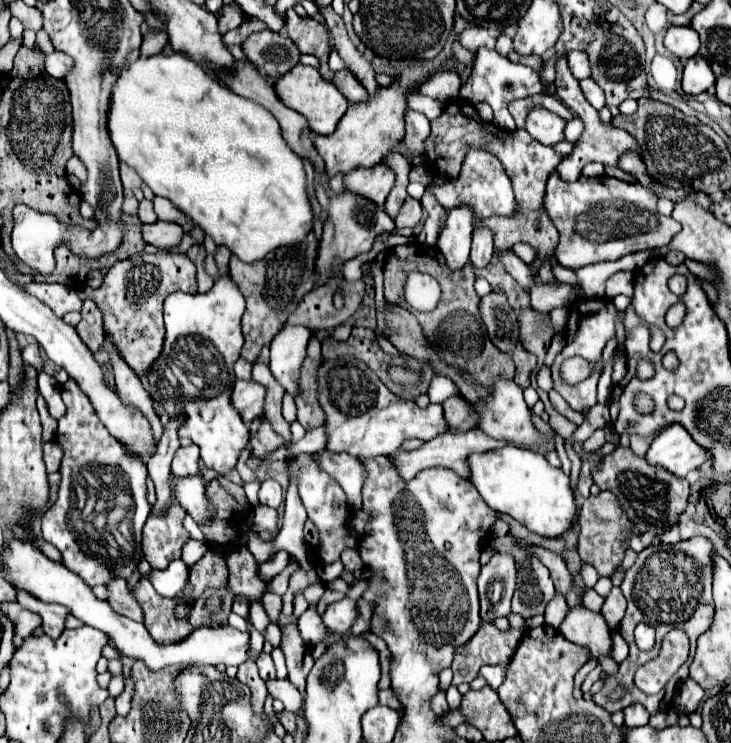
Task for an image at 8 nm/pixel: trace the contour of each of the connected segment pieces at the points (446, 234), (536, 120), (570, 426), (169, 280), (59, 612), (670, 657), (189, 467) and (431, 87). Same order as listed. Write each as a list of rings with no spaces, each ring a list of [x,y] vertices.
[[[469,203],[449,209],[447,225],[439,237],[439,251],[445,255],[451,269],[459,269],[469,261],[473,219],[475,215]]]
[[[533,109],[533,113],[529,113],[527,117],[525,129],[529,131],[531,137],[541,141],[543,145],[555,145],[563,141],[565,121],[559,115],[549,113],[547,109]]]
[[[531,377],[531,387],[539,393],[539,399],[545,403],[545,411],[549,413],[549,425],[553,427],[553,431],[557,431],[559,435],[563,435],[563,439],[569,439],[571,435],[573,435],[573,431],[575,431],[575,423],[571,423],[571,421],[567,421],[563,415],[559,415],[555,409],[553,409],[553,405],[551,405],[551,401],[549,401],[549,397],[547,397],[547,393],[537,385],[537,381],[535,381],[535,377]]]
[[[159,251],[141,253],[125,261],[117,261],[105,275],[103,285],[87,295],[101,309],[105,333],[111,339],[113,347],[139,379],[143,379],[149,373],[149,369],[163,351],[163,301],[169,293],[175,291],[197,293],[195,265],[185,253]]]
[[[21,589],[17,591],[17,601],[23,607],[27,607],[27,609],[31,609],[31,611],[41,615],[41,619],[43,619],[41,629],[45,631],[45,635],[49,635],[51,639],[57,639],[63,633],[65,617],[71,613],[67,607],[61,607],[59,604],[43,603],[43,601],[31,597],[31,593],[21,591]]]
[[[671,629],[665,639],[657,659],[647,661],[635,673],[635,685],[643,693],[659,693],[671,675],[687,661],[689,657],[689,639],[681,629]]]
[[[197,445],[181,447],[173,459],[171,465],[173,475],[185,477],[185,475],[199,475],[199,449]]]
[[[437,71],[435,75],[431,75],[429,81],[425,81],[421,85],[421,93],[437,99],[441,103],[447,103],[447,101],[453,101],[459,97],[459,87],[461,87],[461,79],[457,73]]]

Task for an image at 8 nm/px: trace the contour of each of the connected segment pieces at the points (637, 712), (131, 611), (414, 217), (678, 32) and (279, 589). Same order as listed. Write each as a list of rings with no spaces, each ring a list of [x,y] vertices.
[[[629,705],[625,709],[625,727],[643,727],[647,725],[647,721],[649,721],[649,713],[641,705]]]
[[[113,577],[107,585],[107,591],[109,591],[109,597],[107,597],[107,603],[121,615],[133,619],[133,621],[143,621],[143,613],[141,613],[141,607],[137,605],[137,601],[133,599],[131,595],[131,589],[127,587],[125,579],[119,579],[119,577]]]
[[[407,197],[397,219],[395,219],[395,227],[397,229],[403,229],[403,227],[415,227],[423,217],[423,209],[421,209],[421,203],[413,197]]]
[[[669,27],[663,43],[679,59],[689,59],[699,51],[699,35],[693,27]]]
[[[287,565],[287,567],[268,584],[268,590],[274,594],[282,596],[289,587],[289,579],[293,571],[297,571],[299,565]]]

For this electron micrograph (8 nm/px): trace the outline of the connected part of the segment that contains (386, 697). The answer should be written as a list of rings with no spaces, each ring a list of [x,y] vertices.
[[[387,689],[387,691],[379,691],[378,699],[380,705],[393,707],[393,709],[397,709],[399,713],[403,711],[403,705],[401,705],[401,701],[395,697],[395,693],[393,693],[391,689]]]

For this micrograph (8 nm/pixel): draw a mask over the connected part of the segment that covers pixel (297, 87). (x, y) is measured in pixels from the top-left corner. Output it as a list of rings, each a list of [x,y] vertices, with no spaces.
[[[299,63],[289,73],[279,77],[275,85],[277,95],[281,95],[281,101],[285,101],[285,105],[289,105],[291,109],[297,109],[309,121],[309,125],[313,125],[313,133],[317,135],[331,135],[349,107],[349,101],[341,95],[341,91],[337,91],[331,81],[325,81],[315,67]]]

